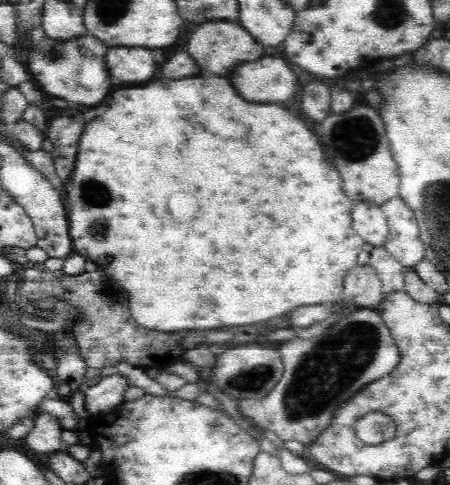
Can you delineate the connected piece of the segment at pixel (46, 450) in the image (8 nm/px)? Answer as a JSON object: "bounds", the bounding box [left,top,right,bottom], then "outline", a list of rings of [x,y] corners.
{"bounds":[24,412,65,456],"outline":[[[39,412],[34,421],[34,428],[24,437],[28,448],[35,453],[49,456],[61,451],[62,440],[60,436],[65,429],[59,420],[50,414]]]}

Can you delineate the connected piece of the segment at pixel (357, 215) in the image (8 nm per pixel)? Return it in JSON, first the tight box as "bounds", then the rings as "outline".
{"bounds":[351,202,389,247],"outline":[[[355,202],[351,210],[353,229],[365,242],[382,247],[389,235],[387,218],[380,205]]]}

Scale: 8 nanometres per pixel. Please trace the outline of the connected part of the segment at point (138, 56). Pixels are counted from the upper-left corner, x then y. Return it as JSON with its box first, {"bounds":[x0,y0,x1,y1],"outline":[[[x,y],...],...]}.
{"bounds":[106,48,156,82],"outline":[[[112,48],[106,56],[112,82],[144,82],[156,74],[156,62],[146,48]]]}

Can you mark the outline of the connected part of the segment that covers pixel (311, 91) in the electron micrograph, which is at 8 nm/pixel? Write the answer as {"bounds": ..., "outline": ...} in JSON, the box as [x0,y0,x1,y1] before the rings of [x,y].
{"bounds":[300,82,333,122],"outline":[[[312,82],[304,88],[302,96],[300,96],[300,106],[304,110],[304,114],[314,120],[314,122],[322,122],[326,120],[333,112],[330,110],[332,99],[331,99],[331,86],[326,86],[330,82]]]}

